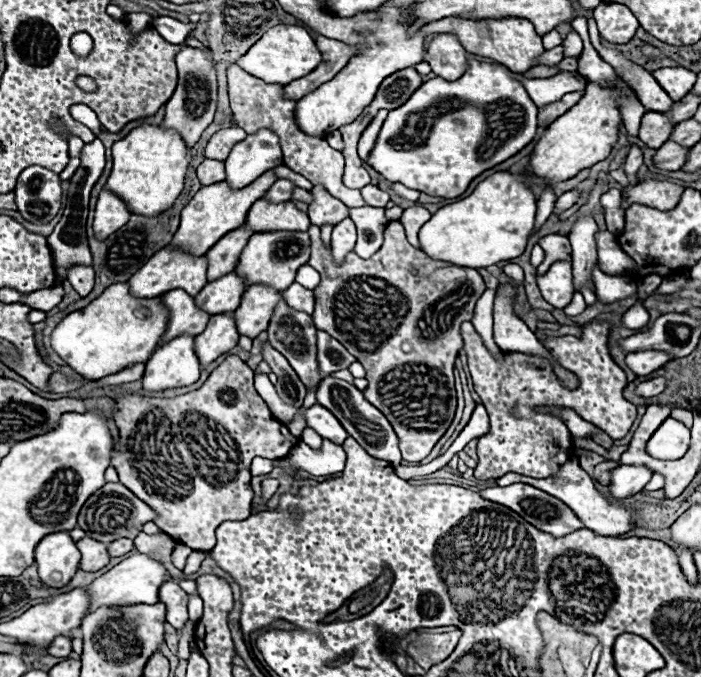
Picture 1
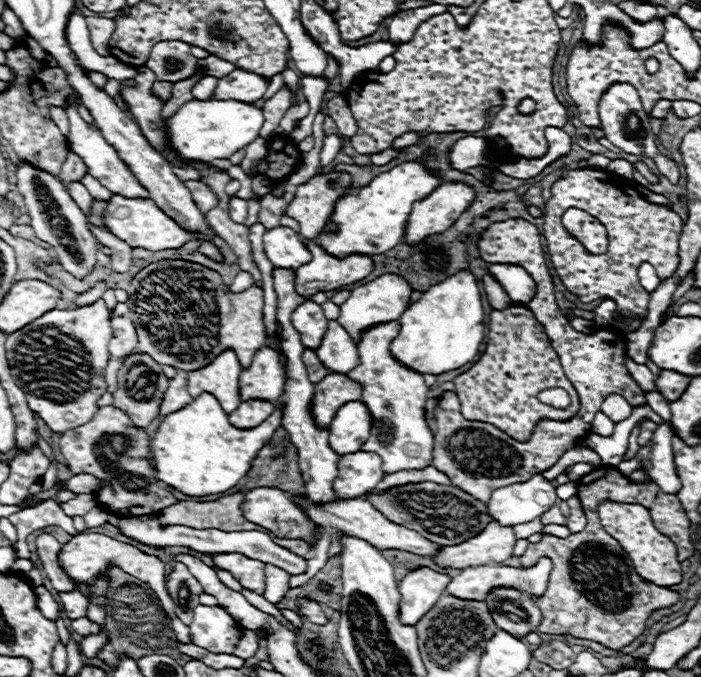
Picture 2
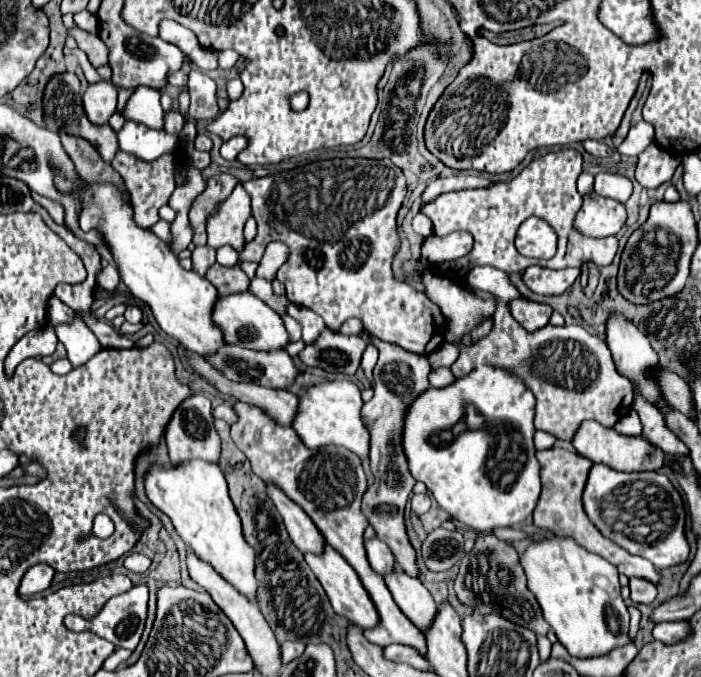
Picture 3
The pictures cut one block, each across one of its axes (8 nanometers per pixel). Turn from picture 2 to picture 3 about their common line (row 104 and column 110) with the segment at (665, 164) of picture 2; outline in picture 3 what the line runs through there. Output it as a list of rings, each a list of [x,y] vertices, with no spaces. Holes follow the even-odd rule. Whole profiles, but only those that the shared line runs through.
[[[138,584],[138,586],[132,586],[128,592],[122,592],[114,598],[110,598],[104,608],[100,610],[98,616],[94,616],[92,620],[86,620],[82,616],[74,616],[74,614],[68,614],[64,618],[64,626],[68,630],[74,630],[74,632],[84,632],[84,630],[90,630],[94,634],[98,634],[100,638],[112,642],[116,648],[126,648],[126,650],[134,650],[140,642],[140,636],[142,636],[142,630],[144,630],[144,622],[146,622],[146,604],[148,604],[148,586],[146,584]]]

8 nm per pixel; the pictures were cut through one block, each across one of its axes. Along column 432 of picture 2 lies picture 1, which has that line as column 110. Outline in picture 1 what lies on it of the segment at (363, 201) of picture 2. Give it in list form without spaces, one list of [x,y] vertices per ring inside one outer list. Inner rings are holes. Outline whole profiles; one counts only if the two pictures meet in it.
[[[140,124],[126,138],[114,142],[112,158],[114,166],[106,182],[106,190],[122,196],[132,214],[158,216],[162,210],[168,210],[168,206],[172,206],[172,202],[182,192],[192,156],[190,148],[182,142],[176,130]]]

